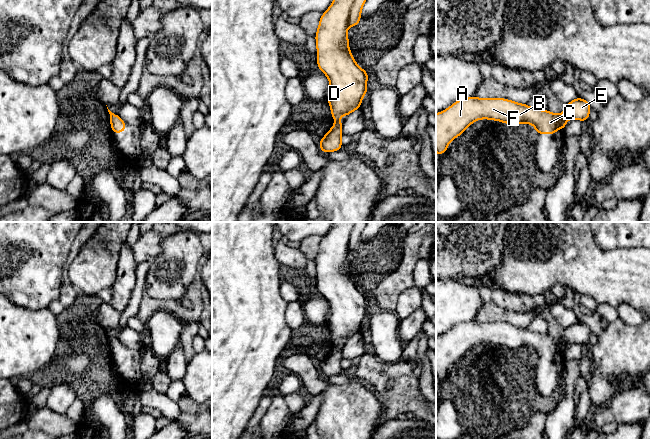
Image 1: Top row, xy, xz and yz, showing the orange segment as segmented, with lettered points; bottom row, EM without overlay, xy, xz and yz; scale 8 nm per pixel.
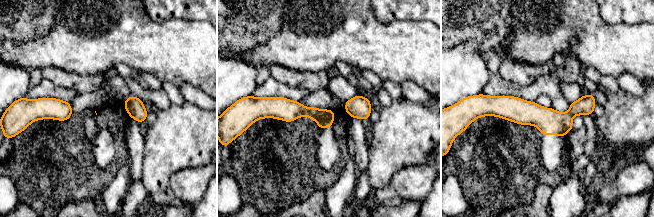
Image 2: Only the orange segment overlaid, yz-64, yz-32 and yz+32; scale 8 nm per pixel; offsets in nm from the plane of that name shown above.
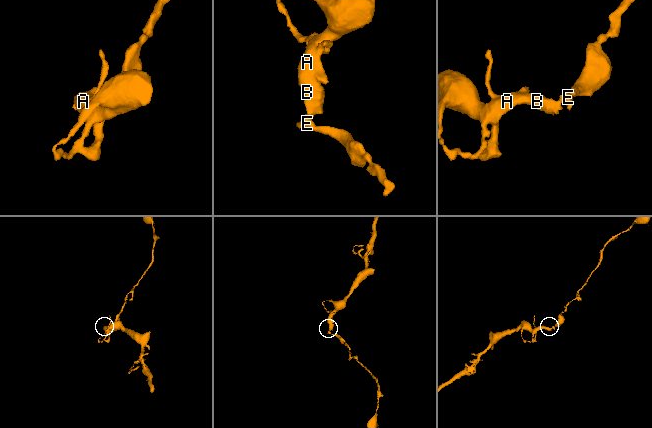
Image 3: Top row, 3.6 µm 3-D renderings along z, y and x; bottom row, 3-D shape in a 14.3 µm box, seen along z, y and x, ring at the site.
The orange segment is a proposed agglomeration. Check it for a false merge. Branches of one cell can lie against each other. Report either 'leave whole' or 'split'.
split

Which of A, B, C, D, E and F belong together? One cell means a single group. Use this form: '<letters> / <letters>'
A B C D F / E

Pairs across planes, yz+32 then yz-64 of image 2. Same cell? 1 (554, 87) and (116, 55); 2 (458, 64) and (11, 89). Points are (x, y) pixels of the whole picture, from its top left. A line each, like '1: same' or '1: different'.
1: different
2: same

